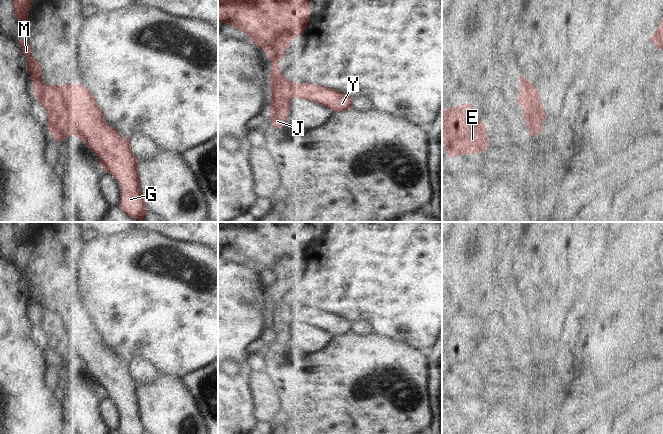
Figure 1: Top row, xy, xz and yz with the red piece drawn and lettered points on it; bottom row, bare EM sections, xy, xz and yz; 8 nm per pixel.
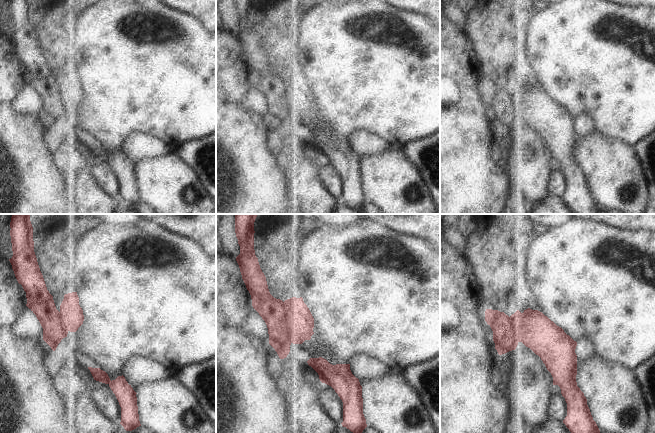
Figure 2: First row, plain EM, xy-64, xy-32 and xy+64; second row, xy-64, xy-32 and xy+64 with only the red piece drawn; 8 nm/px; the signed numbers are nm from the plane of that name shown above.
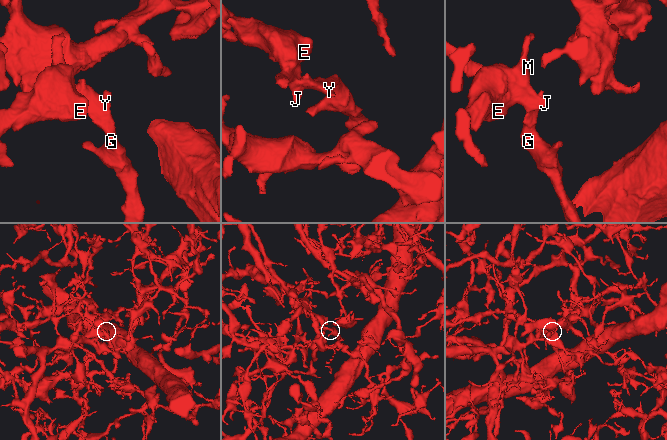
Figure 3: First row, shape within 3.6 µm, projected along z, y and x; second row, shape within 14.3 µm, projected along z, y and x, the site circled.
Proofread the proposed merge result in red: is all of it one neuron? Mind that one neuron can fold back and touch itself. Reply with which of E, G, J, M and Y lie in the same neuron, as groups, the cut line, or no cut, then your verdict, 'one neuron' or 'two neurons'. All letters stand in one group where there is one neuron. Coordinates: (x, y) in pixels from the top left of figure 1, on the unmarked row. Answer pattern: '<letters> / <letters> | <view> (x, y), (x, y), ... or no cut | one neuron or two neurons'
E J M / G Y | xy (60, 310), (64, 330), (63, 342), (73, 357) | two neurons

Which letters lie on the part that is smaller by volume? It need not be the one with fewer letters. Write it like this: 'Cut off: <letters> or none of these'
Cut off: G, Y

